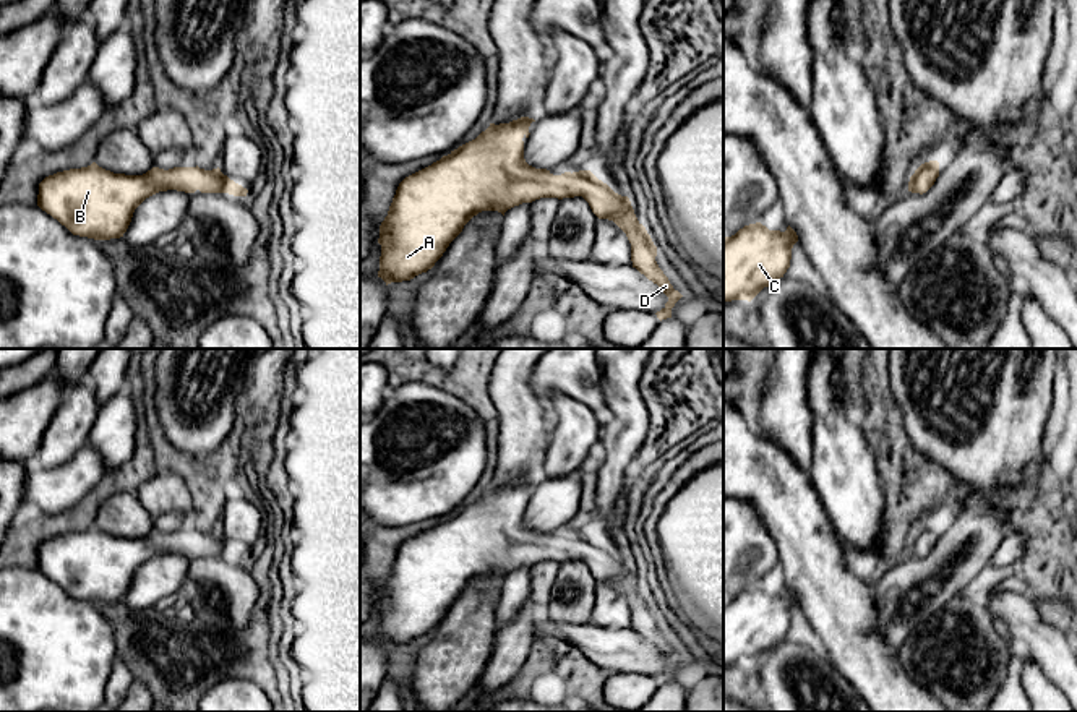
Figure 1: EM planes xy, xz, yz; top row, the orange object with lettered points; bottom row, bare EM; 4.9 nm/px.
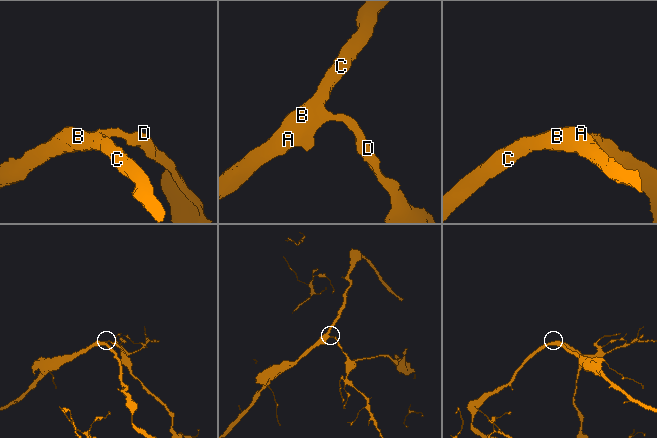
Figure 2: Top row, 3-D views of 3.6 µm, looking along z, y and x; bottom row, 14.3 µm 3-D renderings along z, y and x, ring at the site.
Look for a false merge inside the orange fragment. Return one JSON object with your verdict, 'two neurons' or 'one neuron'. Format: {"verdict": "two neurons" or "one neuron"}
{"verdict": "one neuron"}

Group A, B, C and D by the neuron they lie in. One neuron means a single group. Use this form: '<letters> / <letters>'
A B C D

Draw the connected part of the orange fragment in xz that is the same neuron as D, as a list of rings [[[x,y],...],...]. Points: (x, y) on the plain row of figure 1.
[[[521,480],[509,487],[490,487],[475,503],[459,509],[399,547],[388,579],[380,589],[378,607],[381,608],[381,620],[378,641],[388,649],[391,646],[410,644],[427,636],[462,595],[464,589],[482,574],[498,574],[504,579],[508,573],[540,561],[563,563],[582,560],[599,582],[613,584],[626,597],[631,607],[633,631],[657,647],[668,660],[665,670],[655,676],[657,681],[660,684],[672,681],[672,671],[683,658],[673,652],[668,641],[659,631],[655,624],[657,610],[646,590],[637,584],[629,561],[615,556],[590,534],[553,538],[547,532],[529,529],[524,522],[522,501],[529,501],[532,485],[535,483]]]

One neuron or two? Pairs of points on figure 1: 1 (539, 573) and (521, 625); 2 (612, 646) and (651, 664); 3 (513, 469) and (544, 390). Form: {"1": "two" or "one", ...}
{"1": "one", "2": "one", "3": "two"}

